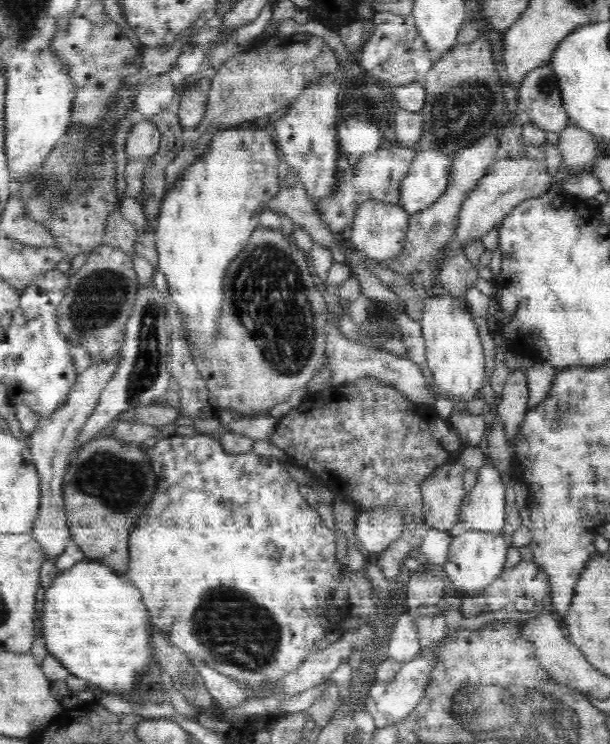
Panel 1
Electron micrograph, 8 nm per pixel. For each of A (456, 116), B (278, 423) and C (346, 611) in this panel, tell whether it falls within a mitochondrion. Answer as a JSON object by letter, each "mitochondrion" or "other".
{"A":"mitochondrion","B":"other","C":"other"}

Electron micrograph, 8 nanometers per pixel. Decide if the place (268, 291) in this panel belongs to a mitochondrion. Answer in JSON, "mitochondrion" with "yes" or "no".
{"mitochondrion":"yes"}

